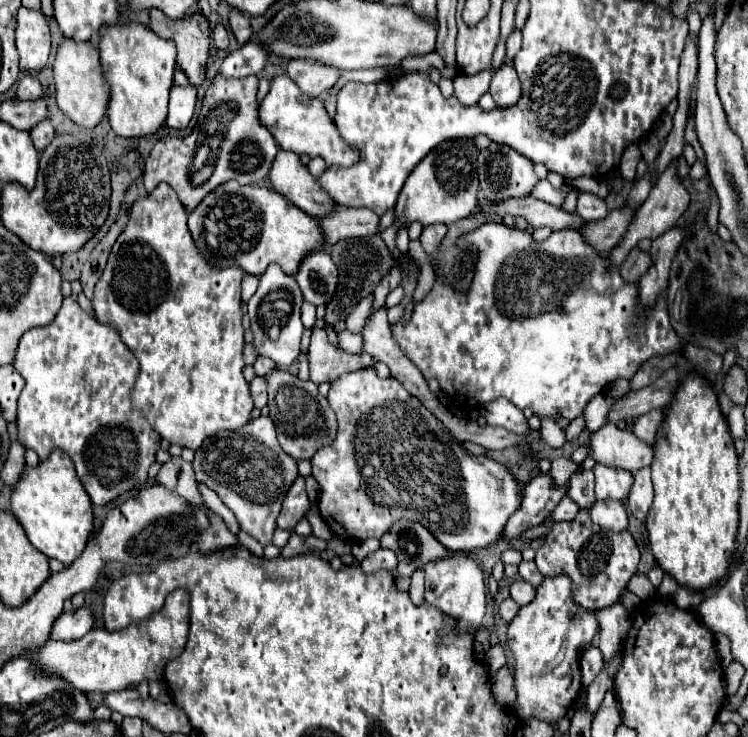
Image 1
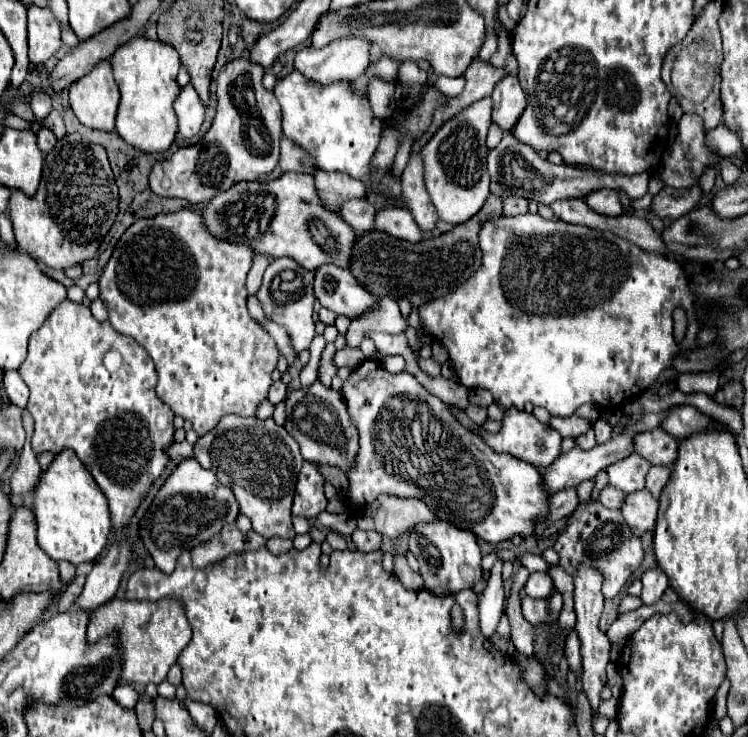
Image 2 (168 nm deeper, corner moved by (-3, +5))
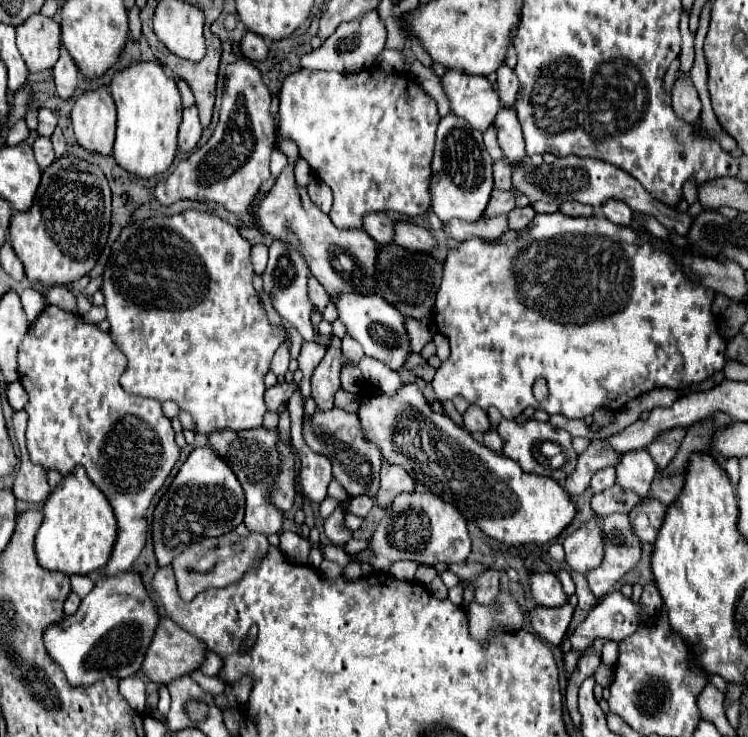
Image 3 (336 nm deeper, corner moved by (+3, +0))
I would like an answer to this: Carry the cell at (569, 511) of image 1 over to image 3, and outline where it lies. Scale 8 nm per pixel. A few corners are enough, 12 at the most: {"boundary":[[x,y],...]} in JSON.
{"boundary":[[615,467],[599,469],[591,479],[595,493],[611,487],[617,477]]}

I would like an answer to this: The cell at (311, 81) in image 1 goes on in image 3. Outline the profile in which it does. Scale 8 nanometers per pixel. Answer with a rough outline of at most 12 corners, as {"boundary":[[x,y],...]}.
{"boundary":[[377,9],[341,23],[303,69],[357,73],[385,47]]}

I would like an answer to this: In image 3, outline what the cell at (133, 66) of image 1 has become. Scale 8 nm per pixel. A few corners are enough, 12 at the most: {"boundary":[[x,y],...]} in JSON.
{"boundary":[[157,63],[111,81],[115,161],[149,179],[177,153],[181,97]]}

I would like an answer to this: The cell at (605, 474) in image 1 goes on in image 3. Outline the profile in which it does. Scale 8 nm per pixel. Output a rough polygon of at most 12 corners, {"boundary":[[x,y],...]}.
{"boundary":[[647,449],[625,453],[615,469],[623,489],[641,497],[657,473]]}

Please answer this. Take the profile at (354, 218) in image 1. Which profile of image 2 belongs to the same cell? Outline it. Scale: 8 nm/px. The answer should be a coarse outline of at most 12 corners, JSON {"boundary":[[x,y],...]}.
{"boundary":[[405,206],[375,214],[375,230],[419,242],[421,230]]}

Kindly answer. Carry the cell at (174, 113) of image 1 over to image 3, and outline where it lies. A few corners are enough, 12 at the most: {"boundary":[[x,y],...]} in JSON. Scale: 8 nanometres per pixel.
{"boundary":[[197,107],[183,109],[179,151],[189,153],[201,139]]}

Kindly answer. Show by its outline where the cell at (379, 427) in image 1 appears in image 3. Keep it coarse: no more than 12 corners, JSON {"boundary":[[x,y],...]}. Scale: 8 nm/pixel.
{"boundary":[[415,383],[365,397],[365,437],[509,547],[577,515],[551,477],[433,413]]}

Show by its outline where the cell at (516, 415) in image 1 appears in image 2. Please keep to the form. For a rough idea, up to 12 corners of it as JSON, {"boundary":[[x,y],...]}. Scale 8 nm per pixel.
{"boundary":[[507,408],[483,440],[537,468],[559,456],[561,436],[525,410]]}

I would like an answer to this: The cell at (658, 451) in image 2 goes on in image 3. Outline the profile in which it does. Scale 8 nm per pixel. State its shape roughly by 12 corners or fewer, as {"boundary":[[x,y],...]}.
{"boundary":[[685,429],[663,433],[647,447],[659,469],[671,463]]}

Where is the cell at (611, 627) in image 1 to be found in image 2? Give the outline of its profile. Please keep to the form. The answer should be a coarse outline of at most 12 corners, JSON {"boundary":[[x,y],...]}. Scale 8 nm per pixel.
{"boundary":[[627,594],[619,604],[619,616],[641,606],[641,598]]}

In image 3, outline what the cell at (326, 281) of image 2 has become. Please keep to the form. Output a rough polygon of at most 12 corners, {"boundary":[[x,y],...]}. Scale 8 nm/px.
{"boundary":[[379,295],[333,299],[365,355],[403,369],[405,317]]}

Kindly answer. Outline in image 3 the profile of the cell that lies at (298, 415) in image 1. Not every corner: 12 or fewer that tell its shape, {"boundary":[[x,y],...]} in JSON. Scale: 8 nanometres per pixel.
{"boundary":[[343,409],[303,421],[305,443],[329,453],[353,497],[375,499],[381,449]]}

